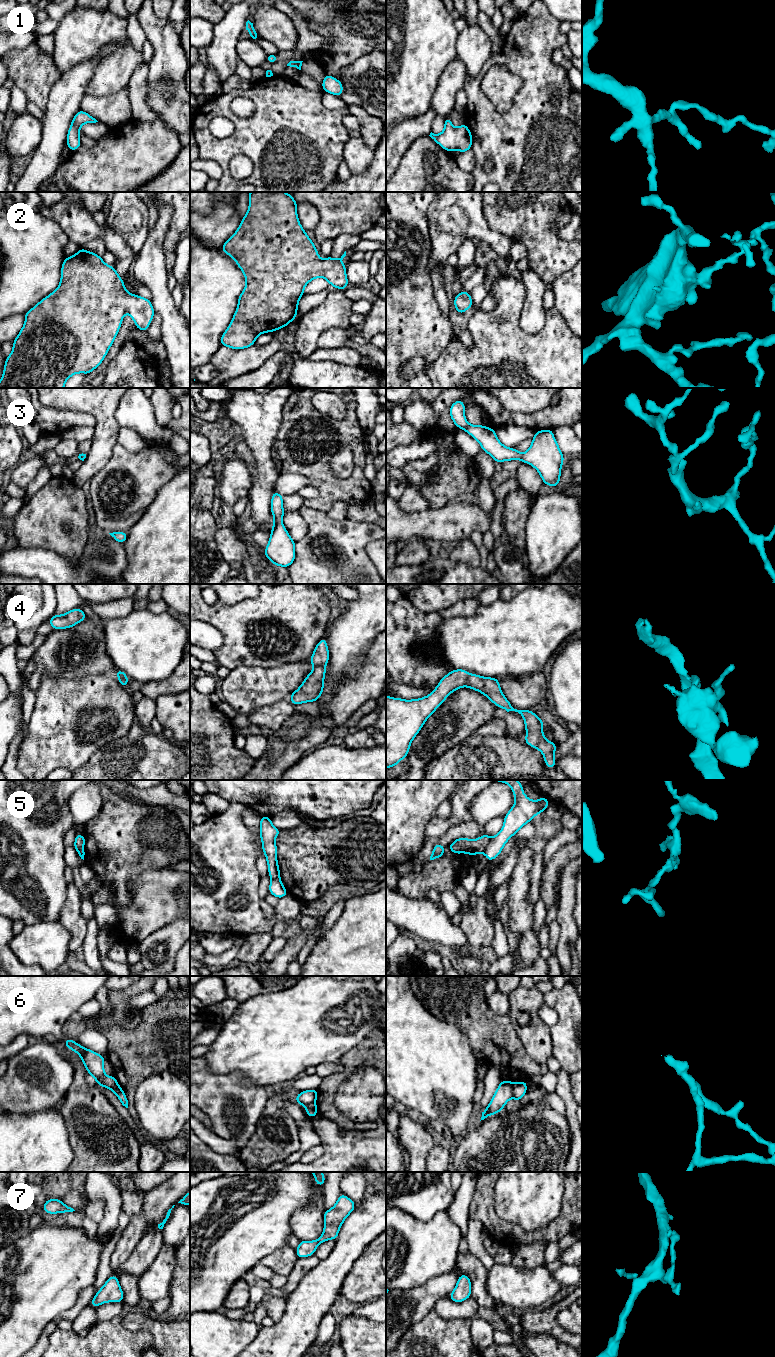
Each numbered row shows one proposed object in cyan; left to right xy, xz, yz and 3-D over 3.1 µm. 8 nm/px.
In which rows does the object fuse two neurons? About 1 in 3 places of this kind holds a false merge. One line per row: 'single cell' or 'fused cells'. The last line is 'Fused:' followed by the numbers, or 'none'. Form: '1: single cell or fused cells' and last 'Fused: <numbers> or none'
1: single cell
2: single cell
3: single cell
4: fused cells
5: fused cells
6: fused cells
7: single cell
Fused: 4, 5, 6

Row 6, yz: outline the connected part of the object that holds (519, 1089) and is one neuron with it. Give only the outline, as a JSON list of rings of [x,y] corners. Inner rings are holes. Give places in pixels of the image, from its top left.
[[[520,1081],[513,1083],[512,1086],[512,1097],[520,1103],[520,1099],[526,1094],[527,1092],[527,1082]]]

